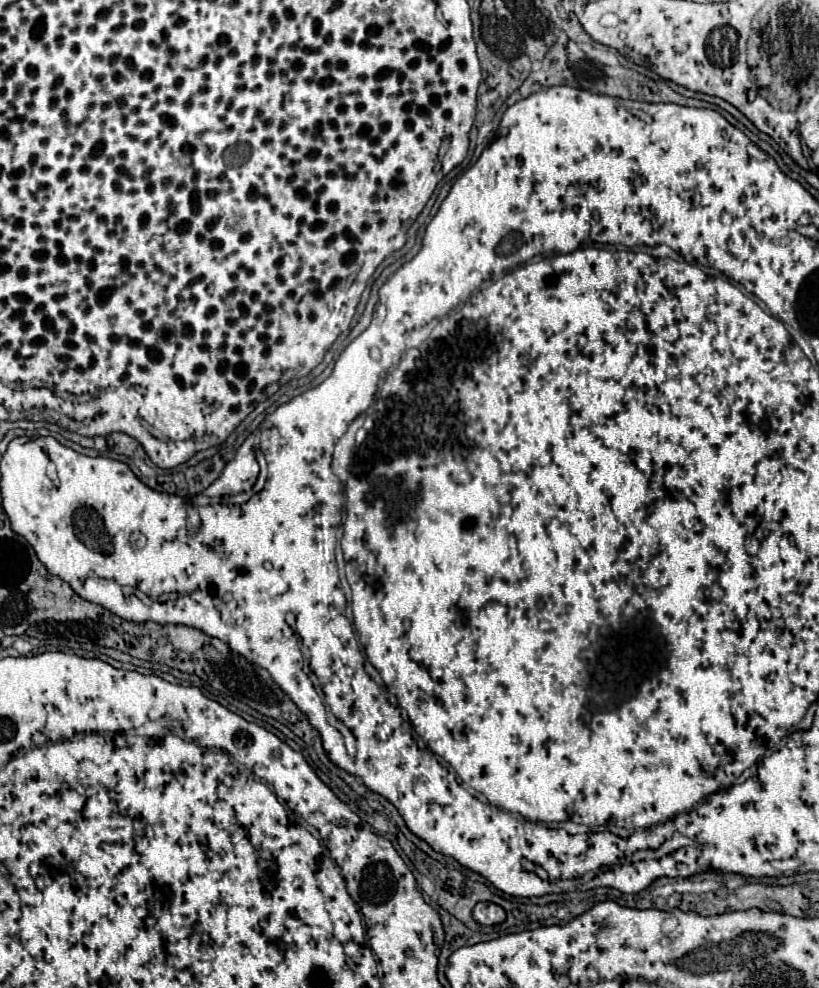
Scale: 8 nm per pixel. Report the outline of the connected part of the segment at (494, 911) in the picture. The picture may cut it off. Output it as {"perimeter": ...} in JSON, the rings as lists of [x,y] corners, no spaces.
{"perimeter":[[[478,903],[474,907],[472,915],[480,925],[496,925],[496,923],[502,923],[506,919],[504,909],[496,903]]]}

